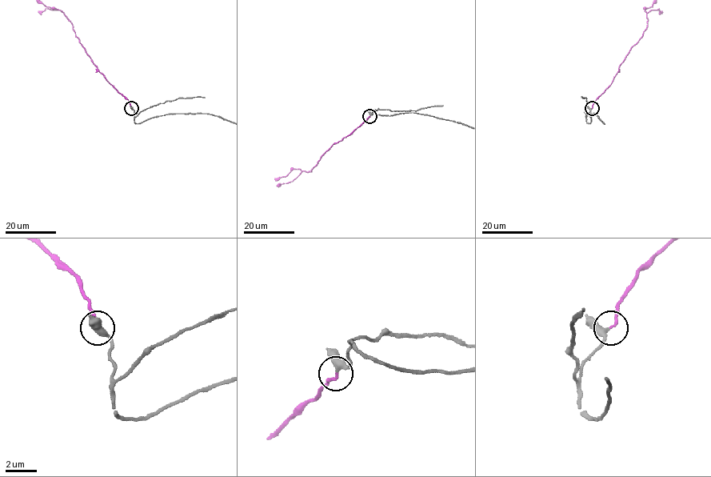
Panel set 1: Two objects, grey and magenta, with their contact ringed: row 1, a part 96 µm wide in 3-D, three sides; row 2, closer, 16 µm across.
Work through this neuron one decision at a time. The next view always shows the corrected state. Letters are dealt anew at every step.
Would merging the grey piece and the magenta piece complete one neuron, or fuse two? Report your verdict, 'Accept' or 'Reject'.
Accept

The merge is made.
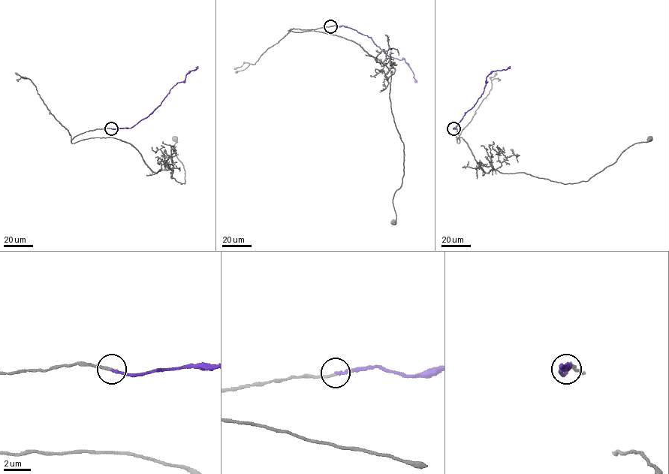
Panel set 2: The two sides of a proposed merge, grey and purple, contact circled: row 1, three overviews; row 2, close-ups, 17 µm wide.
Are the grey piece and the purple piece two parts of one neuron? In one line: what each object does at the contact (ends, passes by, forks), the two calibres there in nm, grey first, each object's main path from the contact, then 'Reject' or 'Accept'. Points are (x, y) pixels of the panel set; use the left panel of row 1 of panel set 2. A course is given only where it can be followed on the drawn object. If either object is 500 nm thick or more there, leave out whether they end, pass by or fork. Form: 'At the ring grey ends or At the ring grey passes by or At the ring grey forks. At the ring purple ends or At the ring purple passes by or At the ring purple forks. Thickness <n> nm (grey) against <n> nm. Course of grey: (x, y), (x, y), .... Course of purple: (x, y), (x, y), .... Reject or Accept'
At the ring grey ends. At the ring purple ends. Thickness 190 nm (grey) against 190 nm. Course of grey: (111, 128), (89, 130), (71, 142), (120, 139), (153, 171), (170, 169), (185, 183), (176, 139). Course of purple: (111, 128), (131, 128), (146, 117), (159, 106), (170, 90), (177, 83), (183, 82), (186, 75), (197, 66). Accept

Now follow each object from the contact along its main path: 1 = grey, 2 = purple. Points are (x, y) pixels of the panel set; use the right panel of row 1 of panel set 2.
1: (454, 128), (456, 142), (463, 139), (486, 173), (525, 172), (564, 183), (587, 181), (628, 148), (649, 139)
2: (453, 128), (483, 93), (486, 76), (493, 70), (506, 70), (510, 66)

